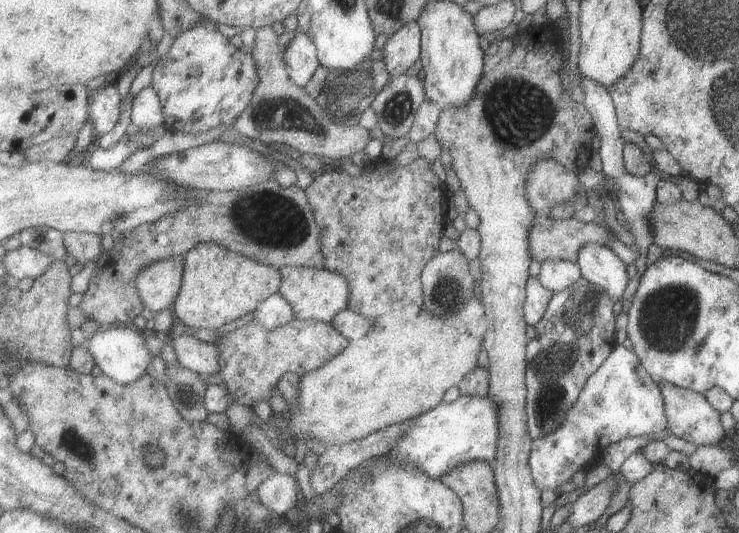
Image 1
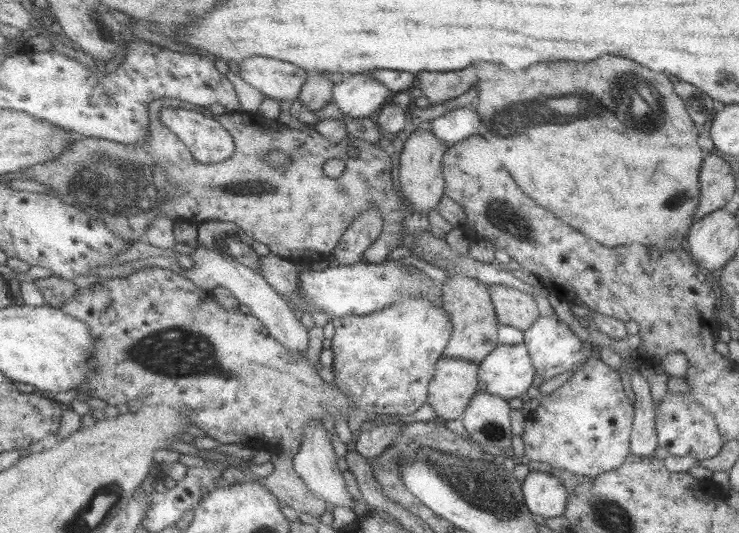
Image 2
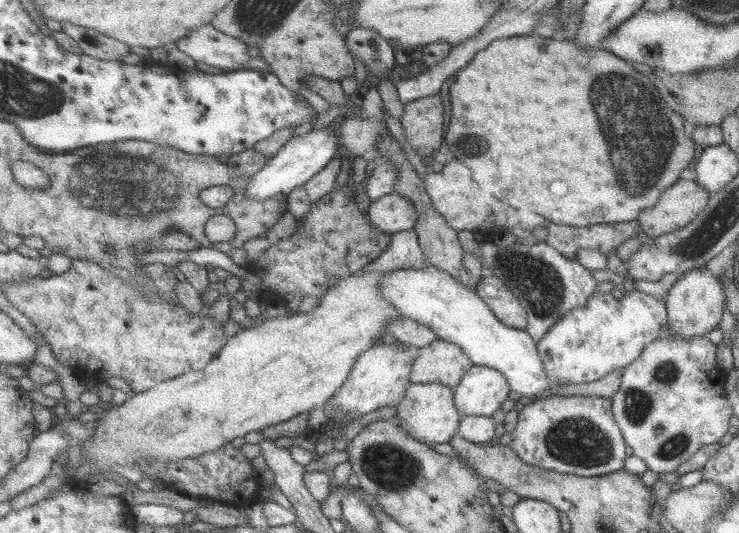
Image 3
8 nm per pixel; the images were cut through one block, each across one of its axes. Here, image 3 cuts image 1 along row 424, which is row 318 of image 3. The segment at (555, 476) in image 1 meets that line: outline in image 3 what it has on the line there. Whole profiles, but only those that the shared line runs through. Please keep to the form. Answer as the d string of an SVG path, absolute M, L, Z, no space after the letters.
M636 290L624 292L619 300L609 293L594 292L583 307L573 307L563 314L536 345L548 380L580 386L634 361L645 344L661 336L663 324L666 324L665 299Z

